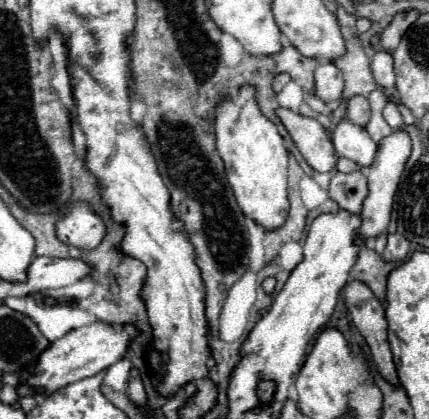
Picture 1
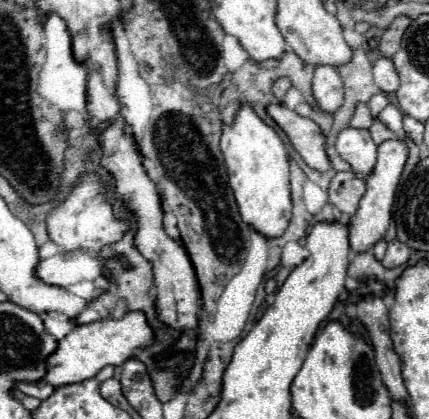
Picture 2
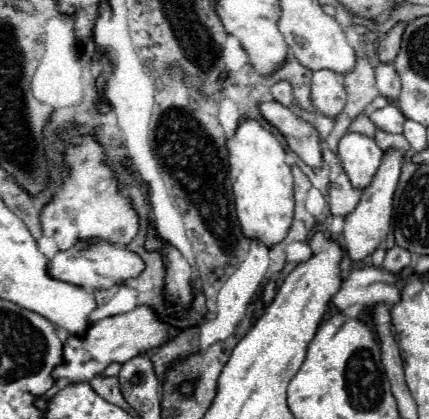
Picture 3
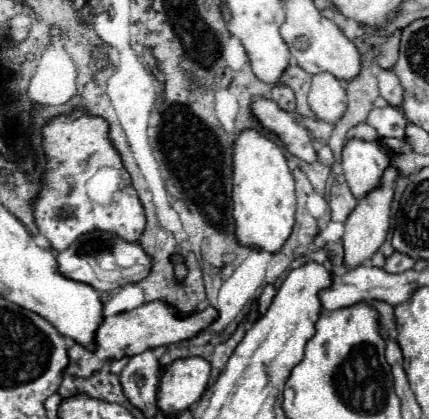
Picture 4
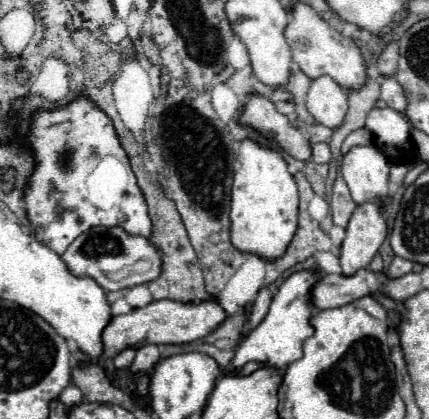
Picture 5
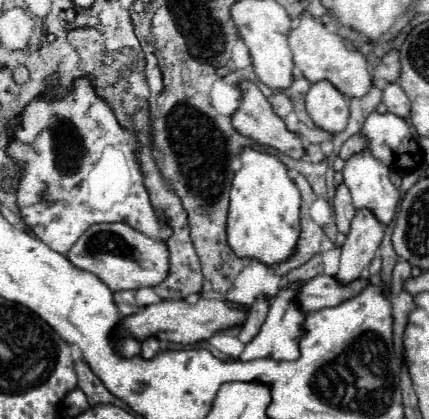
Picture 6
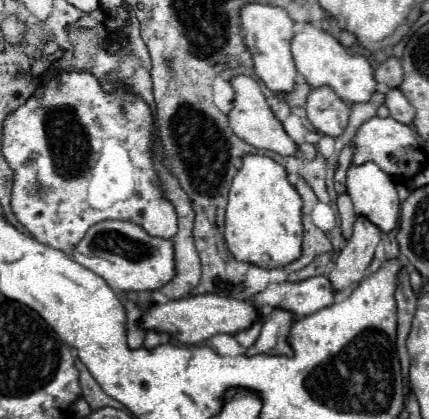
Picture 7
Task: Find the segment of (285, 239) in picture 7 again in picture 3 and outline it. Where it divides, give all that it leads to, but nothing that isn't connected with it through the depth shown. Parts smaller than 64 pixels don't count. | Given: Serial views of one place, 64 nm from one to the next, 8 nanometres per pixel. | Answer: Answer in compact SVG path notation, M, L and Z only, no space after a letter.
M256 120L242 122L226 146L236 216L244 236L260 240L266 246L280 244L288 234L294 216L294 182L290 166L286 164L284 148L276 136L264 130Z

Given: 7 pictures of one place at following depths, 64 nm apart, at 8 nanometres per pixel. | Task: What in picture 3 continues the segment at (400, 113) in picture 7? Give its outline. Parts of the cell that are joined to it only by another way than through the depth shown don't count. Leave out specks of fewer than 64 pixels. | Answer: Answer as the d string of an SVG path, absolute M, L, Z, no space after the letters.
M378 64L376 66L376 86L382 96L388 100L398 100L400 96L400 78L392 64Z

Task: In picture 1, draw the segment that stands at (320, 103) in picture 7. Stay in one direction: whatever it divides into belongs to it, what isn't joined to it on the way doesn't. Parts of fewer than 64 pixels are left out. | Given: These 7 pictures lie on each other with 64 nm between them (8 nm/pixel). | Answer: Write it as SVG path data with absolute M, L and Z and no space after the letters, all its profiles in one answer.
M320 62L314 72L316 96L326 104L338 104L342 100L344 78L334 62Z

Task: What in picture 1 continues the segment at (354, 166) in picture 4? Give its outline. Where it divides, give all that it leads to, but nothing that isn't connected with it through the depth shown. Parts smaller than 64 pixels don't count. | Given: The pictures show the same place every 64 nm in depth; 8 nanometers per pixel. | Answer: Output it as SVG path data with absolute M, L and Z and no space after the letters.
M342 120L330 136L332 136L332 144L338 156L350 158L352 162L356 162L362 168L374 162L378 144L368 136L364 128L352 124L350 120Z

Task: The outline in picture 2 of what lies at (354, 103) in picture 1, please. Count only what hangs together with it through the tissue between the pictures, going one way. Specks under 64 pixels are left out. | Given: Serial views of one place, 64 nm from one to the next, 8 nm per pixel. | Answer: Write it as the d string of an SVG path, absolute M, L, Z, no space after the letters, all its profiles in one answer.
M358 104L356 114L354 114L350 126L352 126L352 128L364 128L364 130L368 130L368 128L372 126L372 122L374 122L374 118L372 118L368 106L366 106L366 104Z

